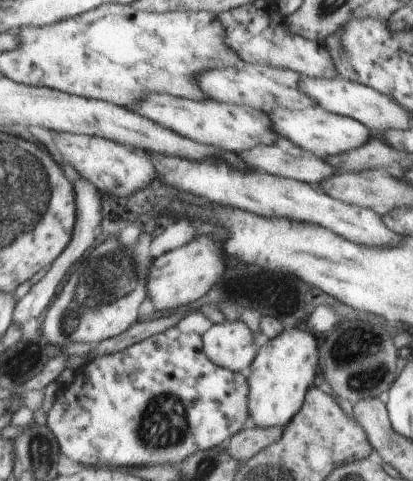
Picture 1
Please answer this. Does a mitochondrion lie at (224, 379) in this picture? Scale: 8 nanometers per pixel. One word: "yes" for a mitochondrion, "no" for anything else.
no

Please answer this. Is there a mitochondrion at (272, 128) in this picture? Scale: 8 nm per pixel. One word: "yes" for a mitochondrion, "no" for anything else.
no

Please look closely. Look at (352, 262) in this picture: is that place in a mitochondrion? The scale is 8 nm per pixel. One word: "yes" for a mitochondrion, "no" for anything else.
no

